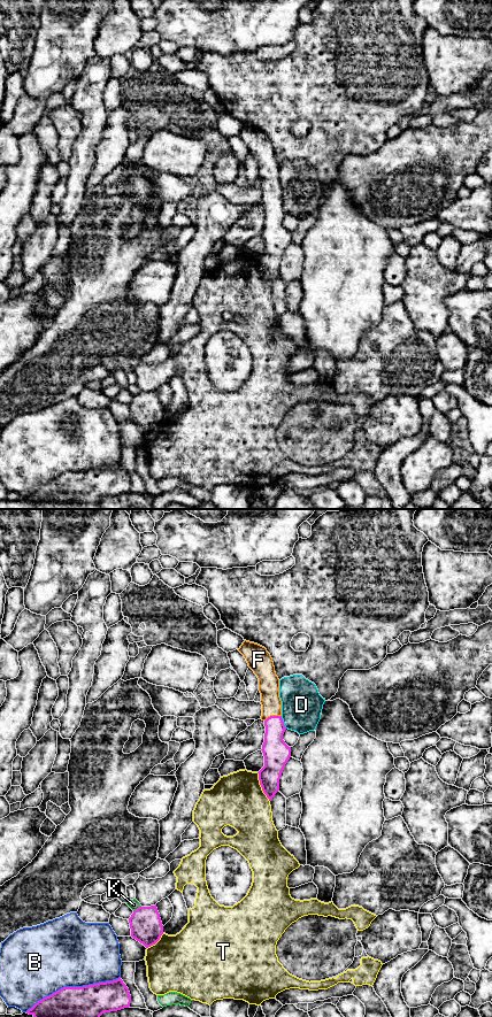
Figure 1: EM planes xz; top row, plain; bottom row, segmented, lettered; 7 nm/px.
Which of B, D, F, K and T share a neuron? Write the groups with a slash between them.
B / D / F / K / T

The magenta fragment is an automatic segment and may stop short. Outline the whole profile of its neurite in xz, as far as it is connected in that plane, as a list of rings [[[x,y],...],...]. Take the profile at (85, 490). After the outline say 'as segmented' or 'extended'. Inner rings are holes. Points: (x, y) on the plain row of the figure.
[[[121,462],[113,467],[83,472],[63,472],[38,486],[26,499],[34,502],[32,509],[100,509],[103,498],[129,493],[131,480]]]; as segmented

